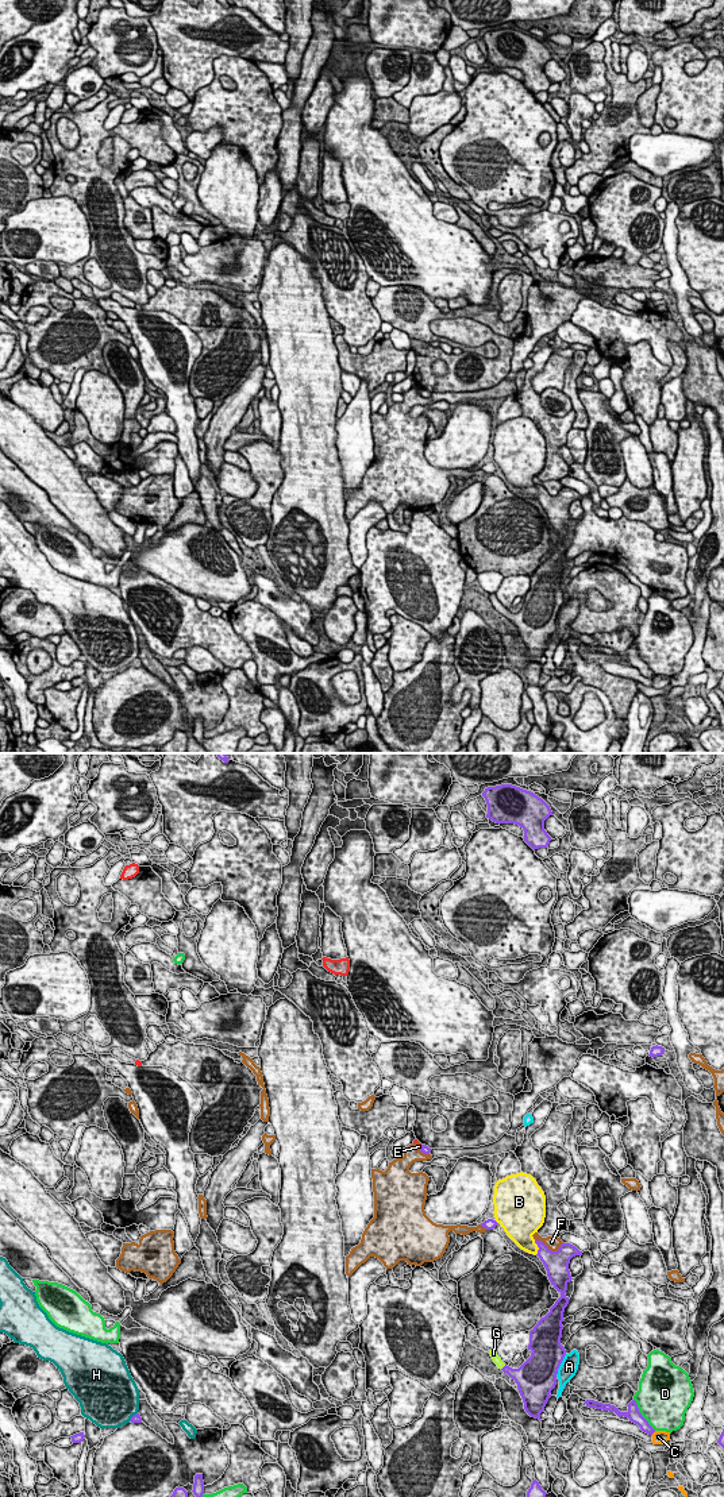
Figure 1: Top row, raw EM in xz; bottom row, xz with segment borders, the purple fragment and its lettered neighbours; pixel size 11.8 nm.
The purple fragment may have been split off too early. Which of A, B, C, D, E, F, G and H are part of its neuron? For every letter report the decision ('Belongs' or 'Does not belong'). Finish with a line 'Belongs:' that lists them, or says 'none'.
A: Does not belong
B: Does not belong
C: Does not belong
D: Does not belong
E: Does not belong
F: Does not belong
G: Belongs
H: Does not belong
Belongs: G

